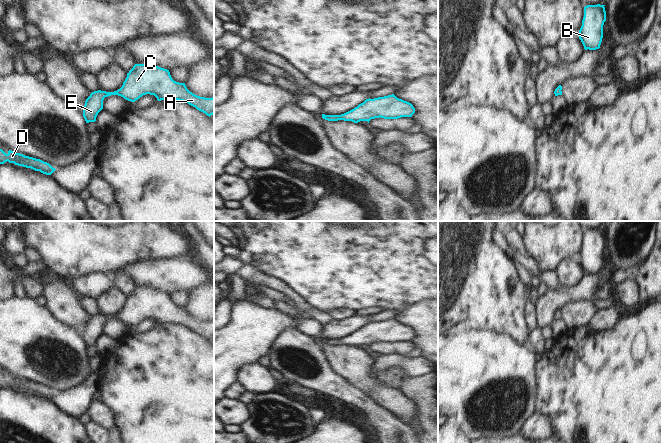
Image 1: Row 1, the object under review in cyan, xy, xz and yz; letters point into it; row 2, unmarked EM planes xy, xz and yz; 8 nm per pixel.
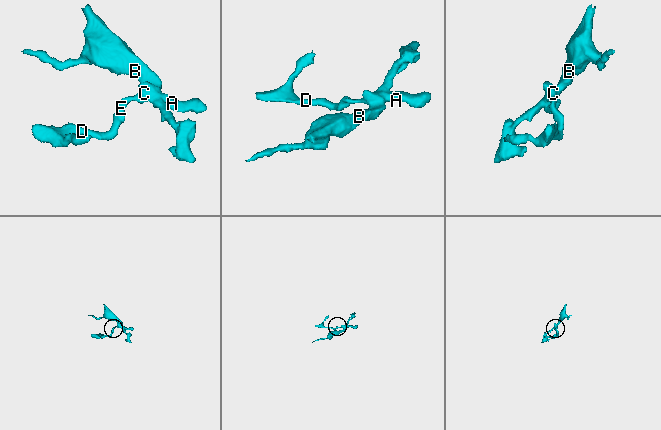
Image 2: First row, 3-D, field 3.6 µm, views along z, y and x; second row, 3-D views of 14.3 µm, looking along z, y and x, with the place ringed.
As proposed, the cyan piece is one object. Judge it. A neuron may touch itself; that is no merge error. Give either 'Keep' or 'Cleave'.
Keep.

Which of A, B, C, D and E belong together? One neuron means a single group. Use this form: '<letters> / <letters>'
A B C D E

